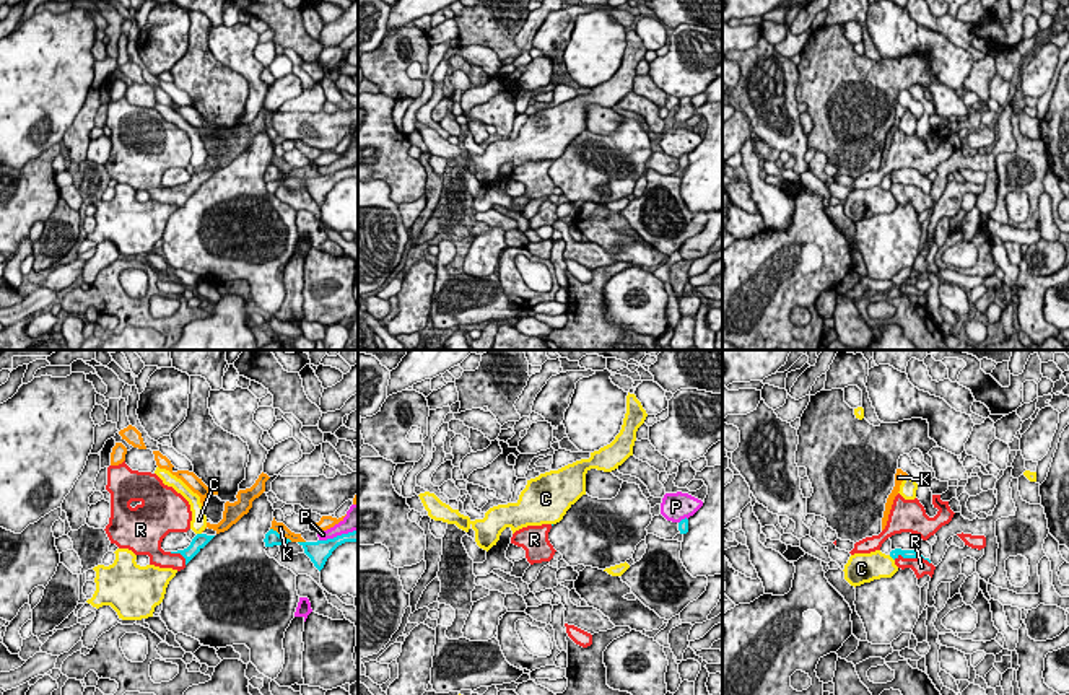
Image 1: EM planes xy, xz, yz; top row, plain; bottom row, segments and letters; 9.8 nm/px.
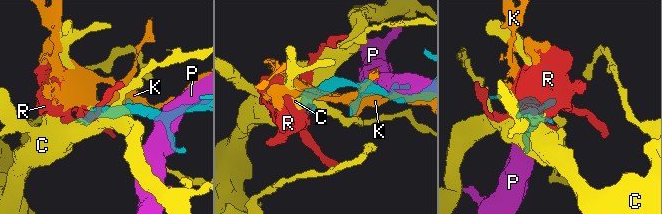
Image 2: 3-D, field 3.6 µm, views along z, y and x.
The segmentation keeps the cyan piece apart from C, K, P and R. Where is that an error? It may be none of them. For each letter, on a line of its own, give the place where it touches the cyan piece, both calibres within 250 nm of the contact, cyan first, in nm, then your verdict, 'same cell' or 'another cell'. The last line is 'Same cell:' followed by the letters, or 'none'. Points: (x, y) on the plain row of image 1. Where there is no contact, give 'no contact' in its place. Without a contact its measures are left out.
C: yz (892, 192) | 100/280 nm | another cell
K: xy (282, 171) | 160/120 nm | another cell
P: xy (337, 171) | 200/220 nm | another cell
R: yz (911, 192) | 100/170 nm | same cell
Same cell: R

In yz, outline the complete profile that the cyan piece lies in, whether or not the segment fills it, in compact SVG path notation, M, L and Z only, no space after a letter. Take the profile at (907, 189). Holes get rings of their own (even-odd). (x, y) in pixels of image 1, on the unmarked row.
M895 184L890 187L890 192L895 195L895 200L901 205L911 203L916 210L916 213L923 213L924 210L929 210L932 213L936 202L931 199L929 194L924 194L916 186L901 186Z

